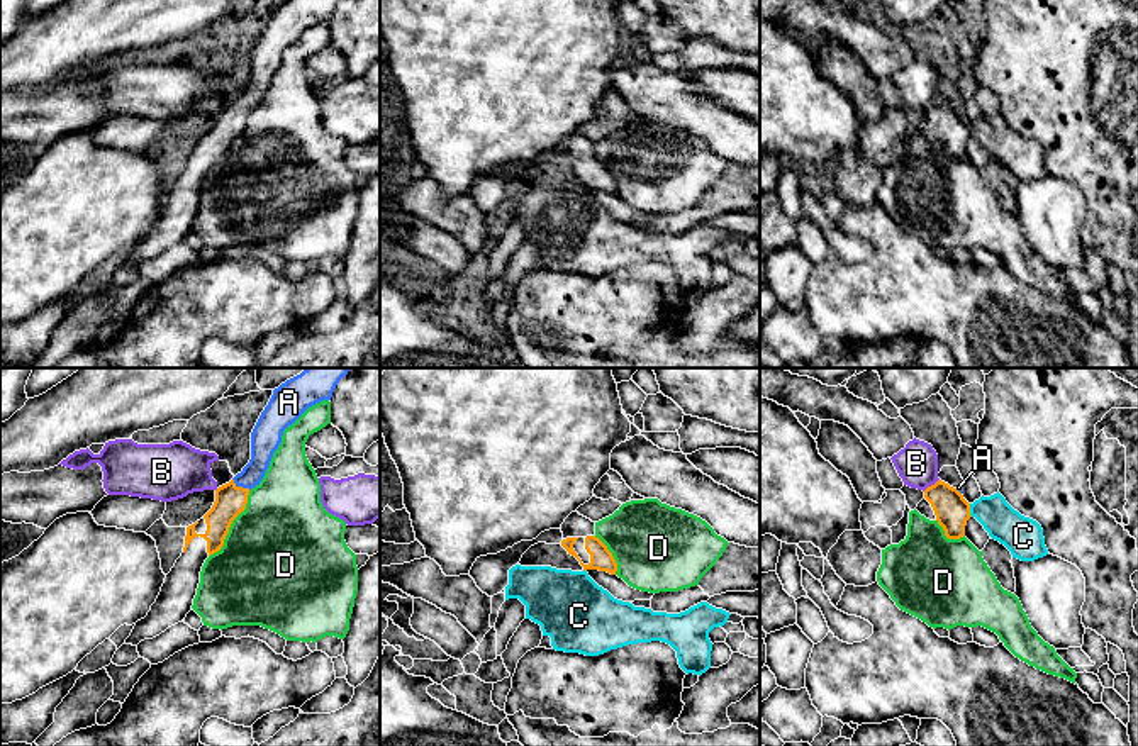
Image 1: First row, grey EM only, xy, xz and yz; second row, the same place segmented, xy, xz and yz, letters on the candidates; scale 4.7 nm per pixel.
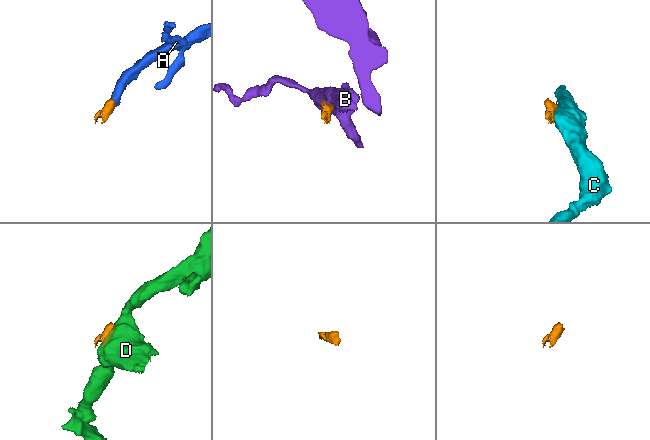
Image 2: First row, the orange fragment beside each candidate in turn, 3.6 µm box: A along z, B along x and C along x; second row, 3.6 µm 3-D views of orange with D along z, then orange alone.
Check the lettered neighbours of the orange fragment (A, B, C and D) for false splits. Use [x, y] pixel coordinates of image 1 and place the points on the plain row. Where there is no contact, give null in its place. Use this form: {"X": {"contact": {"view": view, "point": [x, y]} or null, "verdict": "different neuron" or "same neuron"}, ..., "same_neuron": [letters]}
{"A": {"contact": {"view": "xy", "point": [241, 107]}, "verdict": "same neuron"}, "B": {"contact": {"view": "yz", "point": [931, 105]}, "verdict": "different neuron"}, "C": {"contact": {"view": "yz", "point": [969, 131]}, "verdict": "different neuron"}, "D": {"contact": {"view": "xy", "point": [231, 143]}, "verdict": "different neuron"}, "same_neuron": ["A"]}

